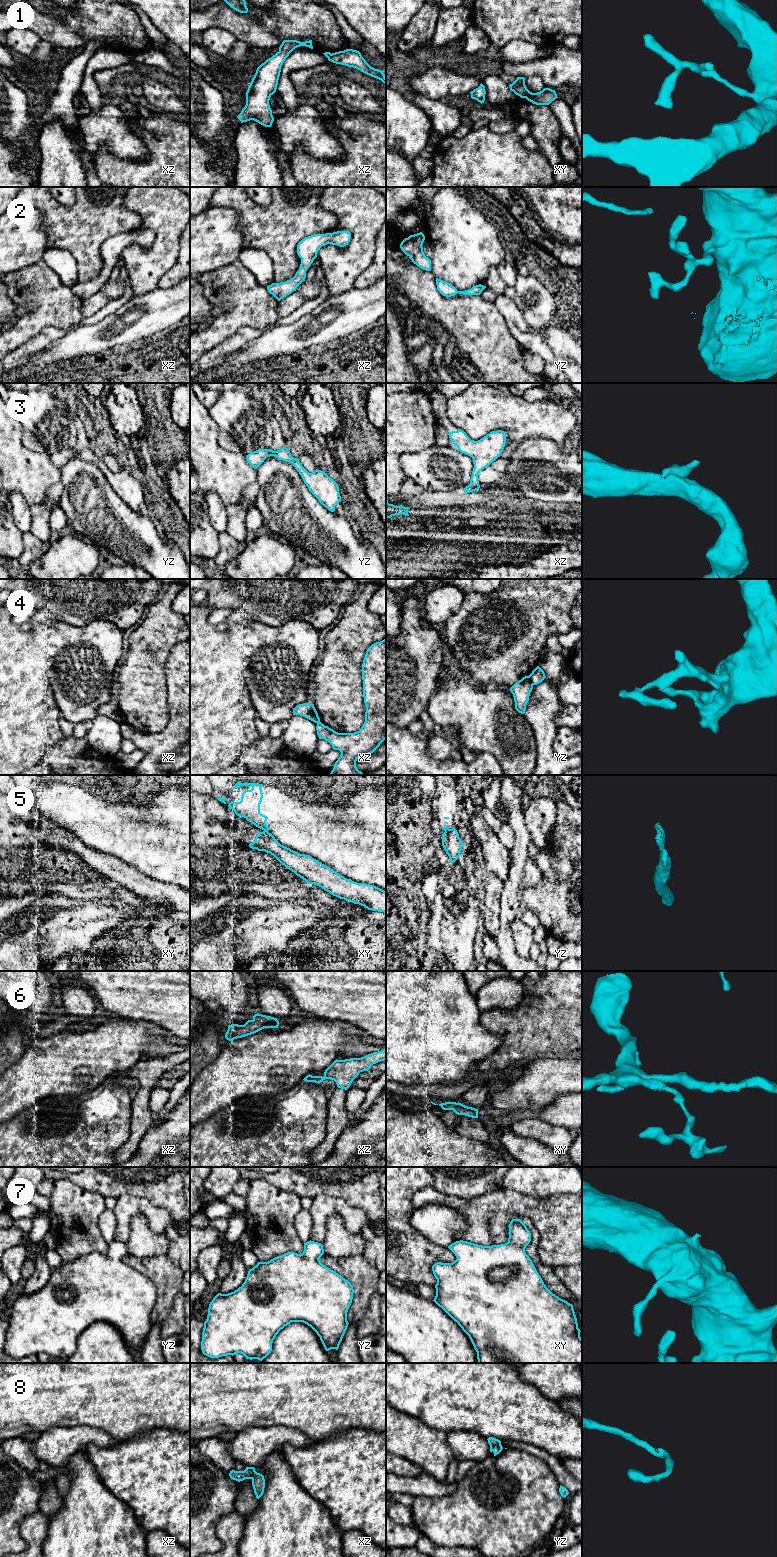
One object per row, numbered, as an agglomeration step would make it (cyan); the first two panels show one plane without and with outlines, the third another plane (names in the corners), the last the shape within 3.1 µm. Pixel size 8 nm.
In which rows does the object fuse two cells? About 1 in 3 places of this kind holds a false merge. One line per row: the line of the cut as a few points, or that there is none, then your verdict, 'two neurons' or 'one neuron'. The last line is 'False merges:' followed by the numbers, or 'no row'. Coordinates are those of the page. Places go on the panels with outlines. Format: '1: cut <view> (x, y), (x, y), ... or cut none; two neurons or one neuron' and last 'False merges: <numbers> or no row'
1: cut xy (530, 92), (525, 97); two neurons
2: cut none; one neuron
3: cut none; one neuron
4: cut yz (528, 676), (533, 684); two neurons
5: cut xy (264, 830), (267, 831); two neurons
6: cut none; one neuron
7: cut none; one neuron
8: cut yz (490, 1445), (499, 1445), (502, 1448); two neurons
False merges: 1, 4, 5, 8

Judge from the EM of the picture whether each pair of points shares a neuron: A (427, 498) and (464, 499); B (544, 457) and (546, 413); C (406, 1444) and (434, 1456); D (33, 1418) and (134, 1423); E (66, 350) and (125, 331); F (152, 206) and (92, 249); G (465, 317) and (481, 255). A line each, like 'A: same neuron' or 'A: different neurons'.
A: same neuron
B: different neurons
C: same neuron
D: same neuron
E: same neuron
F: different neurons
G: different neurons

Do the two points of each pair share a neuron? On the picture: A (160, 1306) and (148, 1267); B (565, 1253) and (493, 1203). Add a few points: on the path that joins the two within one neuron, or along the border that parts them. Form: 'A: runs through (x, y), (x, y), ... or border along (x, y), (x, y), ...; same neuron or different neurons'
A: runs through (163, 1296), (163, 1282), (158, 1277); same neuron
B: runs through (554, 1233), (527, 1206), (513, 1203); same neuron

